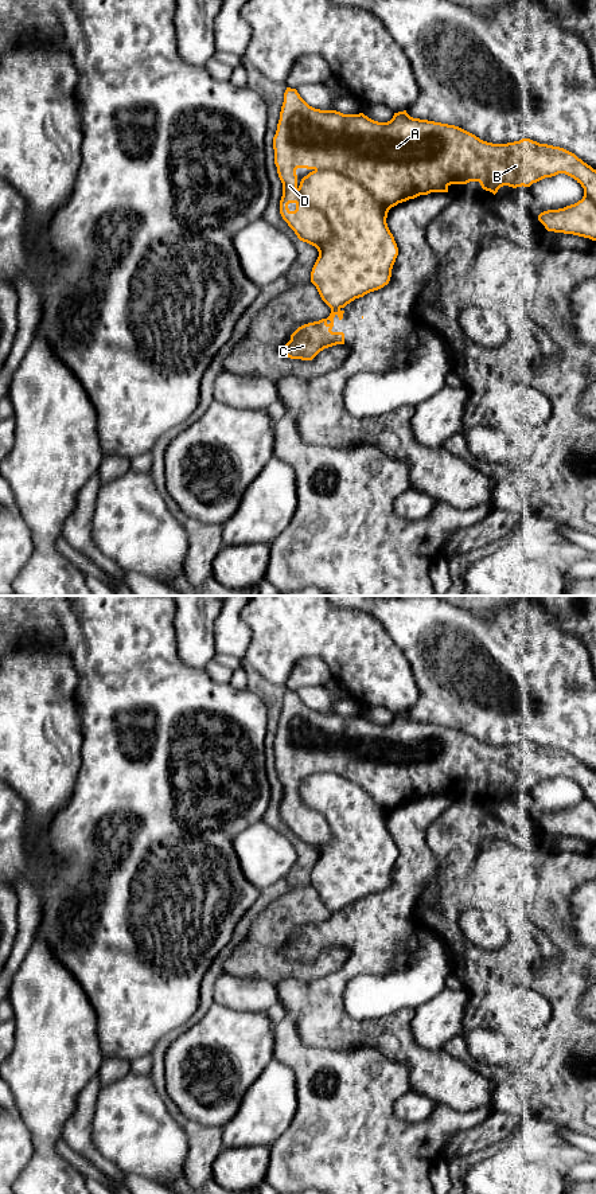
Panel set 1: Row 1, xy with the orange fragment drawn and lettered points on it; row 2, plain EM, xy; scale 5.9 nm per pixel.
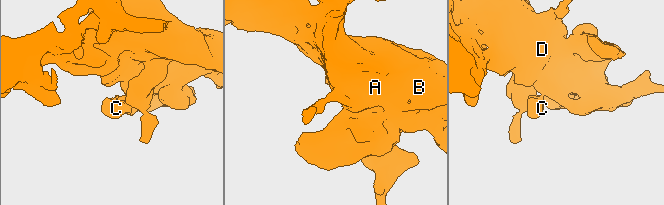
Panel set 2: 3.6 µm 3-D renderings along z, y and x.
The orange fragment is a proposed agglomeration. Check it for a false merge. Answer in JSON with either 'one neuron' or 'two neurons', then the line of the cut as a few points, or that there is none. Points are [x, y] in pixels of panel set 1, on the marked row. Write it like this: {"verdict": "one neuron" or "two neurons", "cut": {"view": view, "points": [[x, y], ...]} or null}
{"verdict": "two neurons", "cut": {"view": "xy", "points": [[339, 308], [331, 311]]}}

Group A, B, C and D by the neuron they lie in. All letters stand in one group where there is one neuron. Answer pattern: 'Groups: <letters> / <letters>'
Groups: A B D / C

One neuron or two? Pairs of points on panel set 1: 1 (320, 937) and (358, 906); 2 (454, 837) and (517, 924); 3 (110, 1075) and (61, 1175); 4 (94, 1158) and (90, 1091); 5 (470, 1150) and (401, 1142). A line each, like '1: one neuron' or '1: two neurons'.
1: one neuron
2: one neuron
3: two neurons
4: one neuron
5: two neurons

